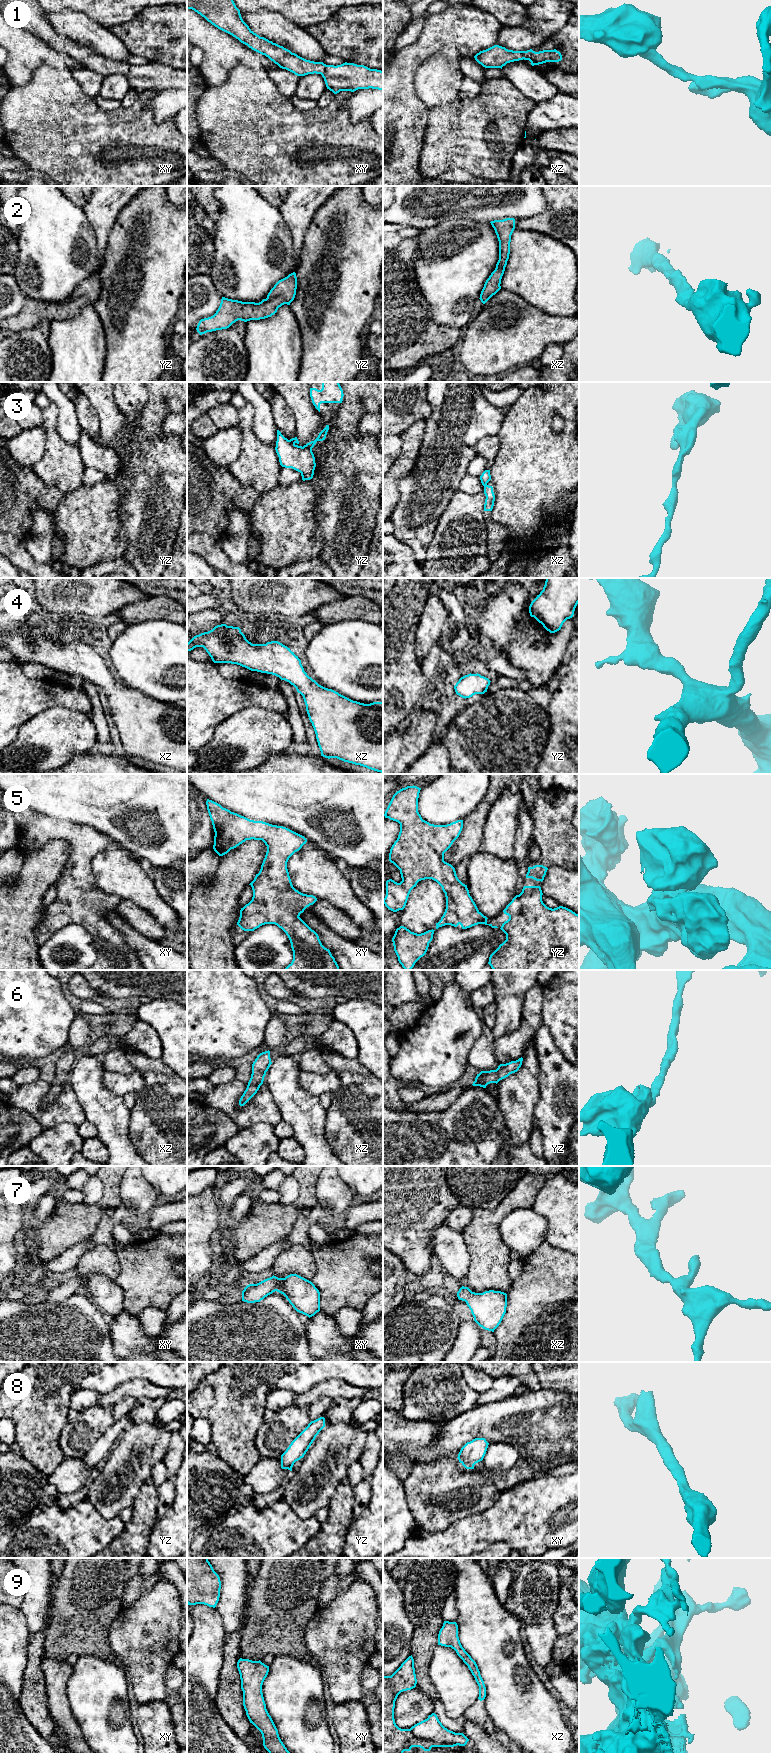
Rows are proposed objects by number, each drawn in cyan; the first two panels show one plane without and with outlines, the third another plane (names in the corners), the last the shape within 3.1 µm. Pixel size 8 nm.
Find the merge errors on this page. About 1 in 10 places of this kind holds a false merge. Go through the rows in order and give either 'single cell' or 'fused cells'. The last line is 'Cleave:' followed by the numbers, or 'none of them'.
1: single cell
2: single cell
3: fused cells
4: single cell
5: single cell
6: single cell
7: single cell
8: single cell
9: single cell
Cleave: 3

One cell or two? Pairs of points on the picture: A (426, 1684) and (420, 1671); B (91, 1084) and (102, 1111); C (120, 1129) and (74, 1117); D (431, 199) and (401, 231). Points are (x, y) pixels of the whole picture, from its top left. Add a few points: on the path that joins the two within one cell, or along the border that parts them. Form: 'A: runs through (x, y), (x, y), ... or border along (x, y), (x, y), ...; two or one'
A: runs through (423, 1681), (422, 1674); one
B: runs through (91, 1091), (91, 1094), (100, 1104); one
C: border along (77, 1098), (86, 1120); two
D: border along (393, 223), (415, 226), (421, 230); two

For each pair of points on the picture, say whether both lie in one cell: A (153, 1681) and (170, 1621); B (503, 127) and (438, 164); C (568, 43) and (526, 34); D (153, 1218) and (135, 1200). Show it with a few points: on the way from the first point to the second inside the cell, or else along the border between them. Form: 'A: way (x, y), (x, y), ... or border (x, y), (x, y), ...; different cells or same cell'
A: way (153, 1666), (154, 1654), (157, 1651), (157, 1636); same cell
B: way (487, 134), (470, 134), (454, 148); same cell
C: border (567, 23), (549, 39); different cells
D: border (155, 1204), (145, 1217); different cells

